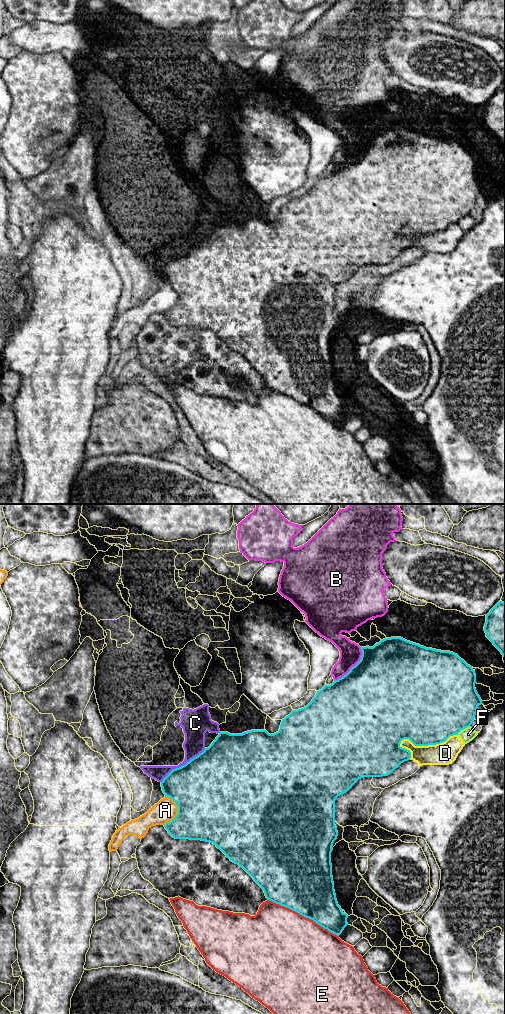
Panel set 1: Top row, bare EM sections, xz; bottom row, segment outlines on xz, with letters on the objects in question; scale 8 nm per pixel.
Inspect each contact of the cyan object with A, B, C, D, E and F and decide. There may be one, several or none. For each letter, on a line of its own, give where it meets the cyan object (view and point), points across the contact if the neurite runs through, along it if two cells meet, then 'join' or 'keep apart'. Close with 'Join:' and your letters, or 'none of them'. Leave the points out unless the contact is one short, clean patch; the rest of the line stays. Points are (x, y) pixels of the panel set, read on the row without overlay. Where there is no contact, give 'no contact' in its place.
A: xz (178, 299) | keep apart
B: xz (353, 154) | keep apart
C: xz (183, 253) | join
D: xz (426, 233) | keep apart
E: xz (303, 403) | keep apart
F: xz (463, 216) | along xz (469, 213), (457, 222) | keep apart
Join: C

